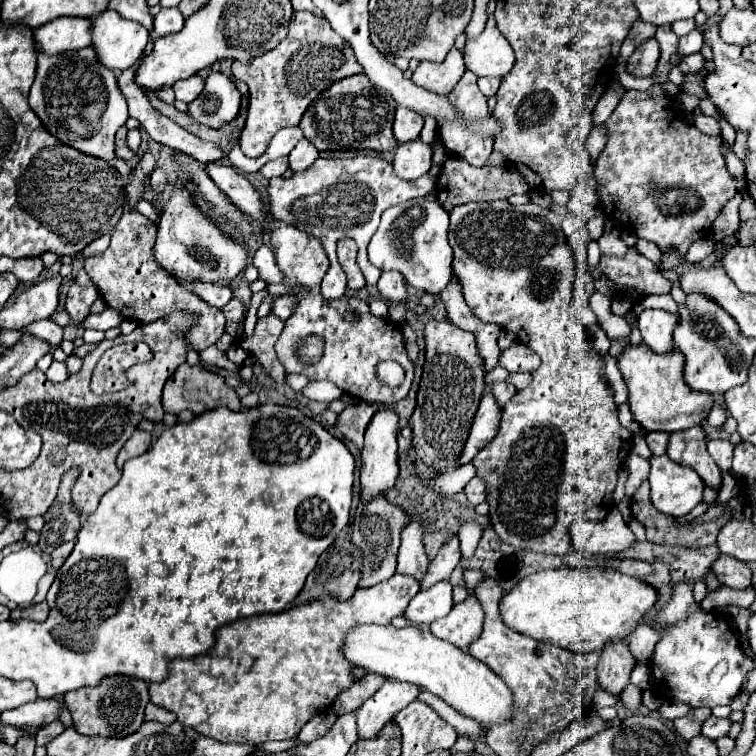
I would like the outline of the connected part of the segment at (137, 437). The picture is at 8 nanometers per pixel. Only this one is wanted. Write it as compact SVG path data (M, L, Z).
M136 429L136 433L124 443L124 447L118 455L118 469L122 469L128 459L142 455L148 447L150 447L150 433L142 431L142 429Z

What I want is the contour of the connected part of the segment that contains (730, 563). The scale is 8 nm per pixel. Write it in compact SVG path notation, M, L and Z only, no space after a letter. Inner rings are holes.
M720 555L710 571L716 575L716 579L722 583L722 585L728 585L732 589L746 589L750 587L752 583L752 573L748 569L748 565L744 565L742 561L736 561L734 557L728 557L728 555Z

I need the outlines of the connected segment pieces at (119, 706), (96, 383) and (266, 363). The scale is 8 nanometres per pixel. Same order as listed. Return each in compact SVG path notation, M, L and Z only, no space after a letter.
M114 675L100 681L96 687L80 687L64 695L64 701L72 713L74 729L90 737L114 737L122 739L140 729L144 723L144 707L148 705L148 683L136 677Z
M144 342L124 343L124 345L116 345L116 347L108 349L100 357L100 361L94 369L90 389L96 395L126 389L130 385L126 377L126 370L151 357L153 357L153 353Z
M271 313L258 319L256 331L252 337L242 337L238 341L240 347L244 347L250 355L260 359L262 367L272 375L276 383L284 383L284 367L280 365L274 351L274 343L278 341L282 329L284 329L284 323Z

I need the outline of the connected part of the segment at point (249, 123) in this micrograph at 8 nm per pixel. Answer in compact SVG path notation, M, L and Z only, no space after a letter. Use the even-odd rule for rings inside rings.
M294 11L288 25L288 35L278 43L276 49L250 59L250 63L232 63L232 75L244 81L250 89L248 117L242 129L240 147L246 157L264 155L270 139L284 127L294 127L300 123L302 113L310 101L326 91L338 79L354 73L362 73L362 65L356 61L352 47L344 41L326 19L310 11Z

